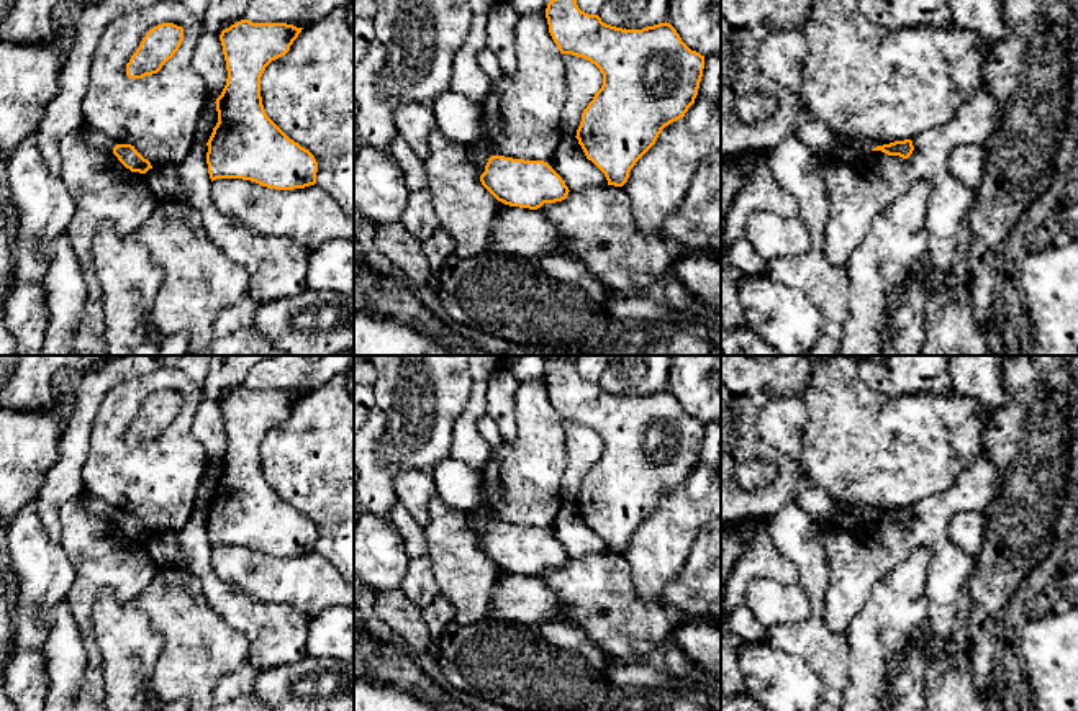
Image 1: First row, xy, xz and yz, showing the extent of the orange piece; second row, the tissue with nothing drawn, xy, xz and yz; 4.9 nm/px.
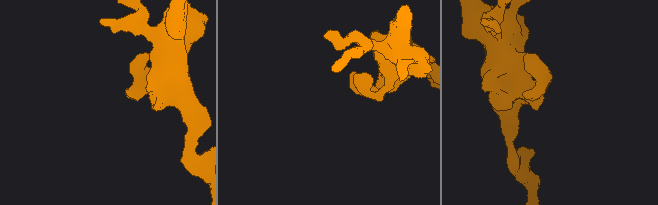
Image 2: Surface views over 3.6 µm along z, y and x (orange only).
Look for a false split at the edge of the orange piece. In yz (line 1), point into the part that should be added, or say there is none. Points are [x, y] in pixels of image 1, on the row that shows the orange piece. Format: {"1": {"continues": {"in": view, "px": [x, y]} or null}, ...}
{"1": {"continues": null}}

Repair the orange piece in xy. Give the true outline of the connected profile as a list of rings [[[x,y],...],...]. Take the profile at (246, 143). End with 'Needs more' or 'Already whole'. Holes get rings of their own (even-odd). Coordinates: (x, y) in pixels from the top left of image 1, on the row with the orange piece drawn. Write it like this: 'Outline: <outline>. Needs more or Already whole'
Outline: [[[241,20],[221,31],[228,79],[215,102],[218,123],[206,143],[211,182],[242,179],[275,190],[316,183],[315,156],[267,116],[260,97],[265,67],[290,51],[301,29]]]. Already whole

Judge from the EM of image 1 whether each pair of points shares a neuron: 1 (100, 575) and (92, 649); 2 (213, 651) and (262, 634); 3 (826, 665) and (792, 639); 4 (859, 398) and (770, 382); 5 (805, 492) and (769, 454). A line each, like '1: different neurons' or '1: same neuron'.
1: same neuron
2: different neurons
3: same neuron
4: different neurons
5: same neuron

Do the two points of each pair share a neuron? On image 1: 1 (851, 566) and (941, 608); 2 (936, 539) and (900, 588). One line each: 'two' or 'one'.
1: one
2: two

